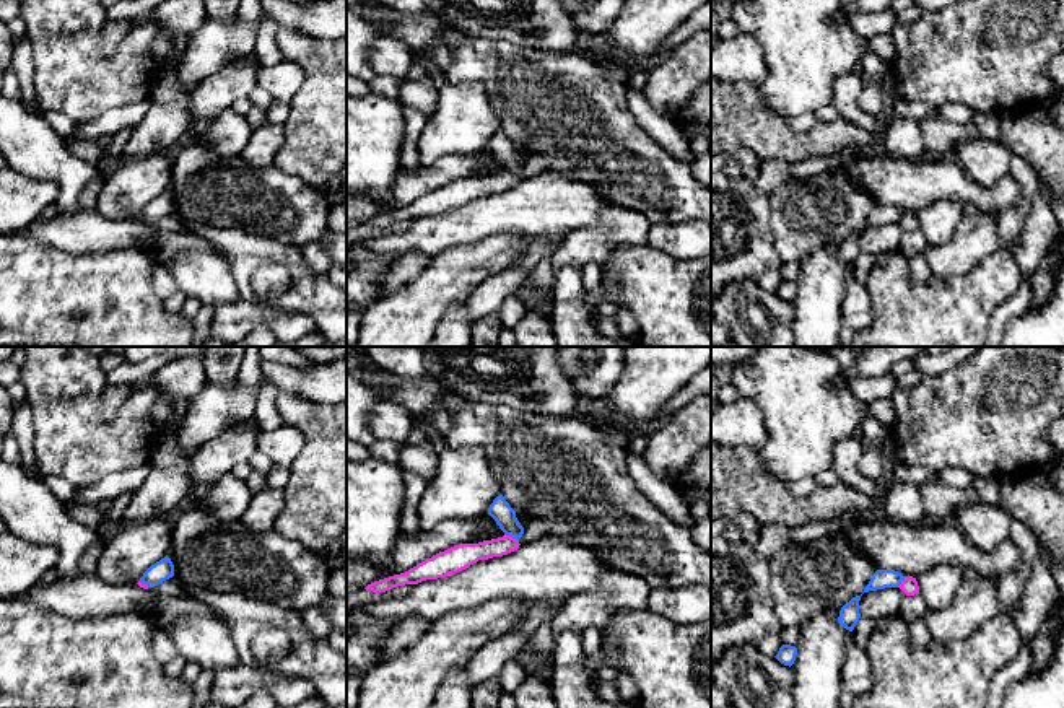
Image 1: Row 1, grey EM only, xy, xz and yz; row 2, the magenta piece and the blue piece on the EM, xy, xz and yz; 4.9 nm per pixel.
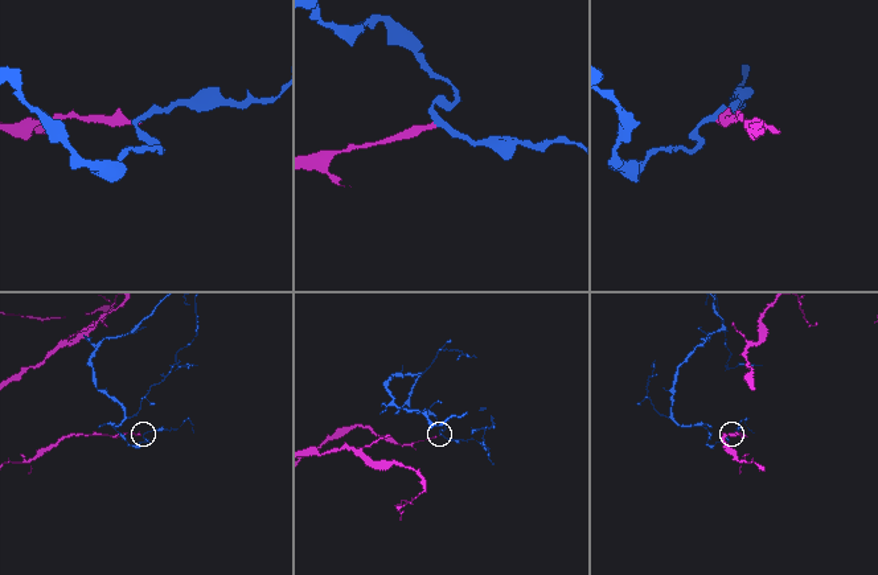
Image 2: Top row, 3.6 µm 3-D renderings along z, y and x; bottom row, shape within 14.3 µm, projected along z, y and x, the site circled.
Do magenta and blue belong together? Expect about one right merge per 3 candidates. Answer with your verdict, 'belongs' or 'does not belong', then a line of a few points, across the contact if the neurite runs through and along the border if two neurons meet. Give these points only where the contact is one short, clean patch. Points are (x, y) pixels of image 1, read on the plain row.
does not belong; line xz (505, 170), (518, 176)

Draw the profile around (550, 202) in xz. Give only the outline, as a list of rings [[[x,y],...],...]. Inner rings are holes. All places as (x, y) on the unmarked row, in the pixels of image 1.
[[[547,171],[521,179],[508,190],[478,195],[446,213],[421,216],[403,233],[364,239],[355,246],[395,260],[412,252],[431,260],[451,247],[499,233],[537,238],[594,226],[608,203],[592,186],[568,174]]]

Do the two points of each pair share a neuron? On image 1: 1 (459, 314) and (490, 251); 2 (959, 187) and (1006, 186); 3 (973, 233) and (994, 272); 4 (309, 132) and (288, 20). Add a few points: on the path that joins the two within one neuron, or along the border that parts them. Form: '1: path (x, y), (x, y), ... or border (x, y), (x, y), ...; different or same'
1: border (466, 298), (454, 305), (436, 324); different
2: path (970, 191), (994, 192); same
3: border (1002, 246), (968, 272), (952, 275); different
4: border (279, 26), (319, 36), (326, 41); different

